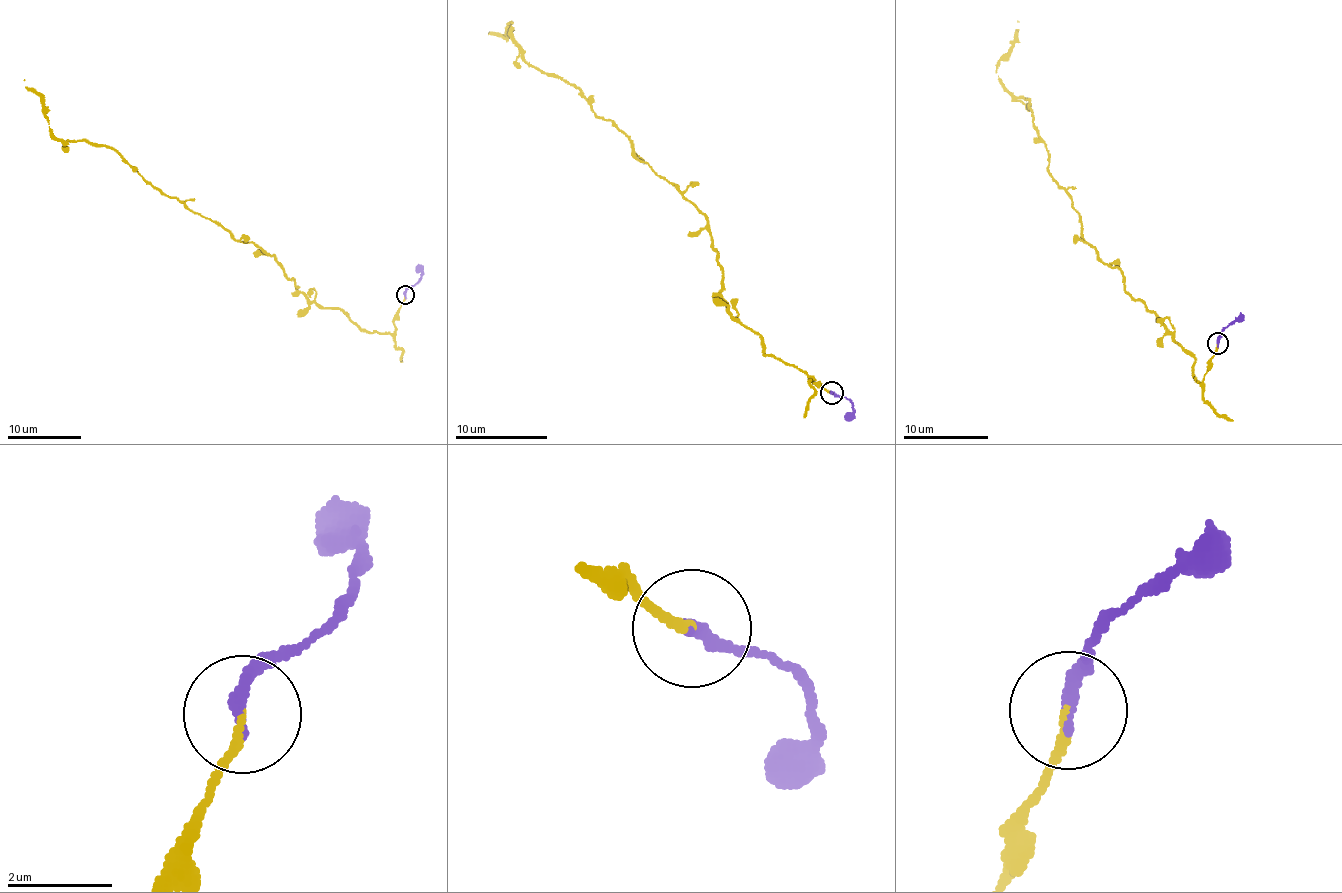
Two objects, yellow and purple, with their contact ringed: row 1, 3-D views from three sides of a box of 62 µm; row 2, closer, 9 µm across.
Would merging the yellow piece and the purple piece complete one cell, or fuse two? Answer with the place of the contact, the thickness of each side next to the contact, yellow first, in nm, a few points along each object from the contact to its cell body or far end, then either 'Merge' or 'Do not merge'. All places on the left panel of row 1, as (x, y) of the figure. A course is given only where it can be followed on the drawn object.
Place: (405, 295). Thickness 140 nm (yellow) against 280 nm. Course of yellow: (406, 295), (391, 334), (319, 307), (274, 256), (156, 190), (113, 149), (64, 142), (25, 79). Course of purple: (406, 295), (420, 280), (422, 271), (418, 263). Merge

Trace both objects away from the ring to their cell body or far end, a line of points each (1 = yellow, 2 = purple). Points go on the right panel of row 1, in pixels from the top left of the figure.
1: (1218, 344), (1200, 384), (1195, 361), (1089, 245), (1047, 168), (1028, 99), (1000, 81), (997, 63), (1018, 20)
2: (1218, 344), (1225, 329), (1241, 312)

